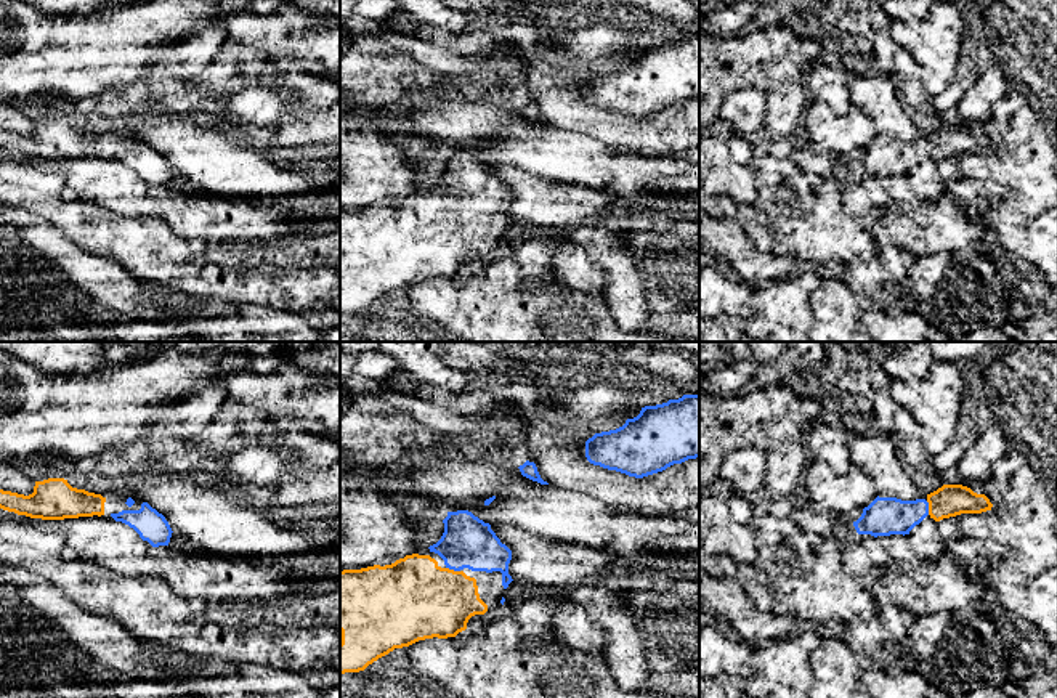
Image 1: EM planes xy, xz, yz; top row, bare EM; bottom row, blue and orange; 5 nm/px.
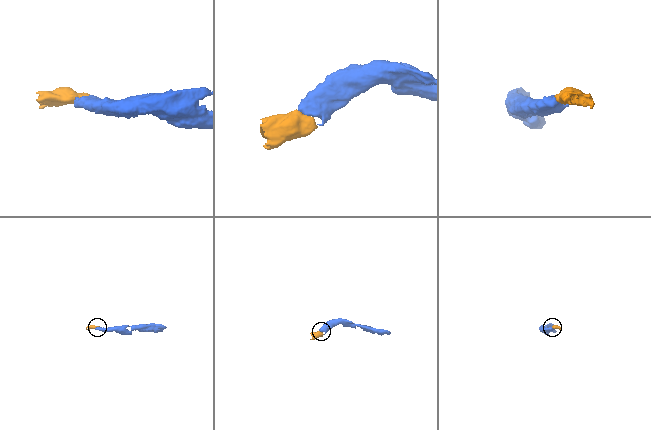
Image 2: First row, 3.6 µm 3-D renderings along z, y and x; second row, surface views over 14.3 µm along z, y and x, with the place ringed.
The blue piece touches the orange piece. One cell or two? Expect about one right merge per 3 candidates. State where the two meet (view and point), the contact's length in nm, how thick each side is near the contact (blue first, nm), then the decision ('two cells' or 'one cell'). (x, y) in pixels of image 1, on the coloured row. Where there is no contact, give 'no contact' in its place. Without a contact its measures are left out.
xz (453, 568) | 80 nm | 260/420 nm | one cell

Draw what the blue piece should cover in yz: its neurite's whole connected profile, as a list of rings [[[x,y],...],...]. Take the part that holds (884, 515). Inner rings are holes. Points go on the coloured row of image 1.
[[[943,485],[925,499],[901,501],[897,497],[876,497],[853,521],[858,534],[890,536],[909,534],[927,515],[935,521],[961,513],[982,513],[993,504],[985,494],[977,494],[962,485]]]

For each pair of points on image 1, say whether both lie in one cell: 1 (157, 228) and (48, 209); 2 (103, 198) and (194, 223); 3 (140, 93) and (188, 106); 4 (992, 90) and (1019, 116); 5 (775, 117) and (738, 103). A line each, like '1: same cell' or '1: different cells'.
1: same cell
2: same cell
3: same cell
4: different cells
5: different cells

